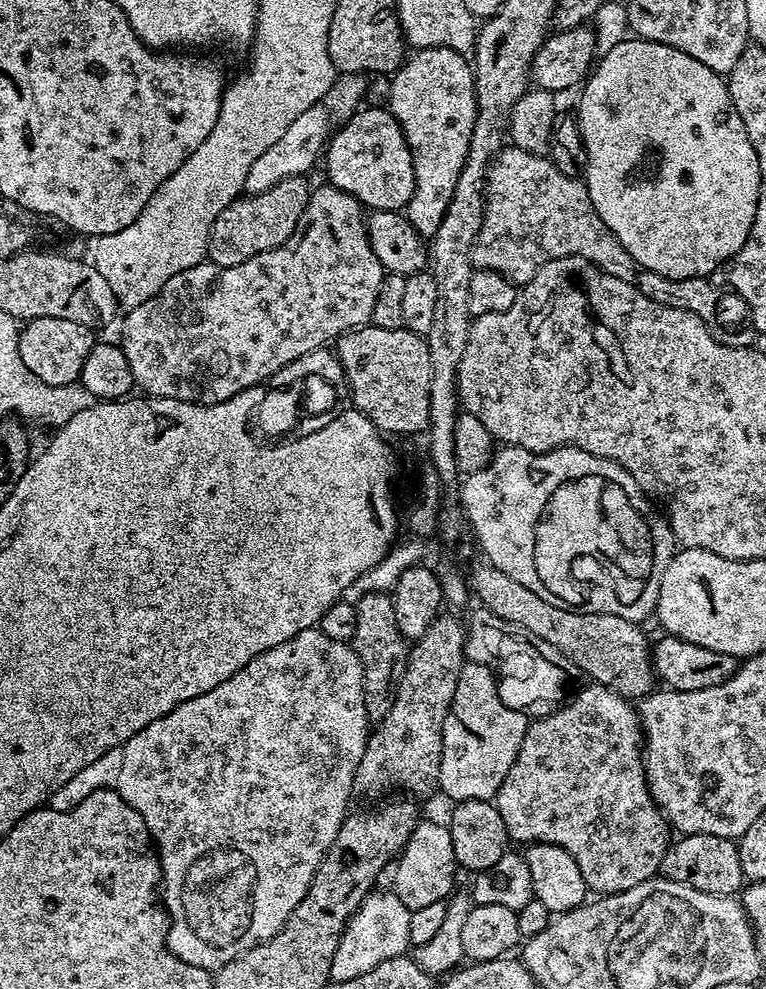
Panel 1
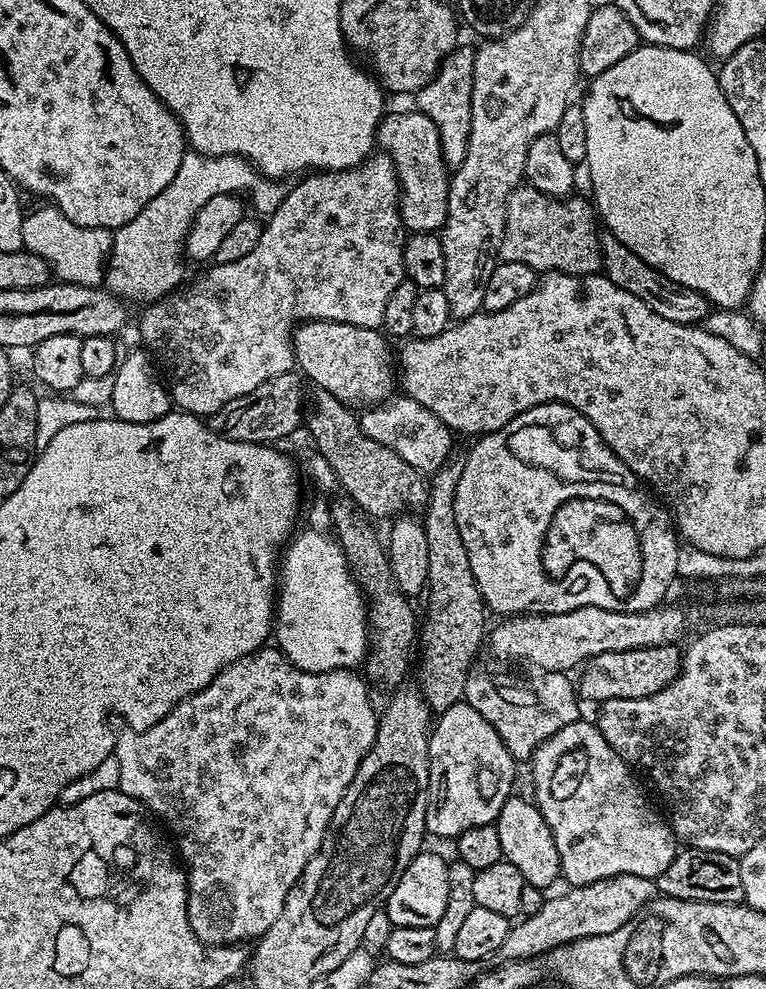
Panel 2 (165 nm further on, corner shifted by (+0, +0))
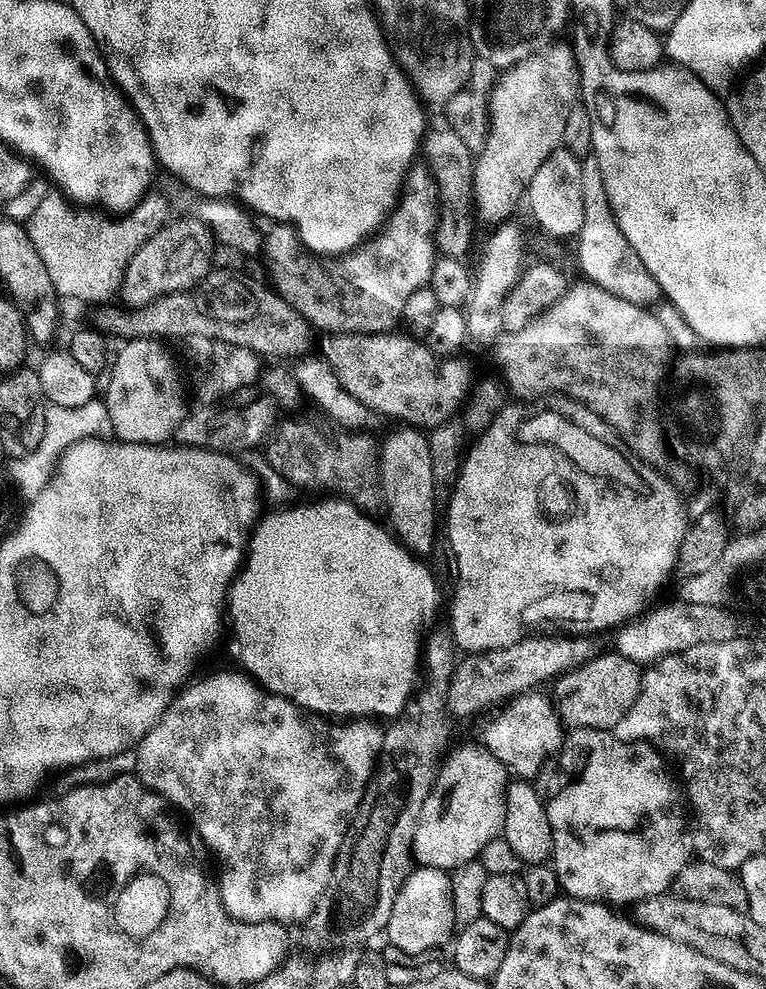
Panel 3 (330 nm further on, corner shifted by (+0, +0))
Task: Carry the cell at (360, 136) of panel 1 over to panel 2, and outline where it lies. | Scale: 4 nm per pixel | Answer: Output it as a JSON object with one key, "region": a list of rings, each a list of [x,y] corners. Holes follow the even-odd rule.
{"region":[[[396,112],[380,121],[378,144],[392,159],[400,179],[400,216],[409,233],[439,233],[448,217],[448,181],[450,169],[442,154],[438,126],[424,112]]]}

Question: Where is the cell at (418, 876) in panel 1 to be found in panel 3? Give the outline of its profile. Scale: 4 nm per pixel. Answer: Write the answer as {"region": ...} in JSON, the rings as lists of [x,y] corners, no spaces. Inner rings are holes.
{"region":[[[413,867],[400,883],[390,910],[386,929],[389,942],[408,954],[426,952],[439,944],[447,945],[453,939],[455,924],[451,875],[443,868]]]}

